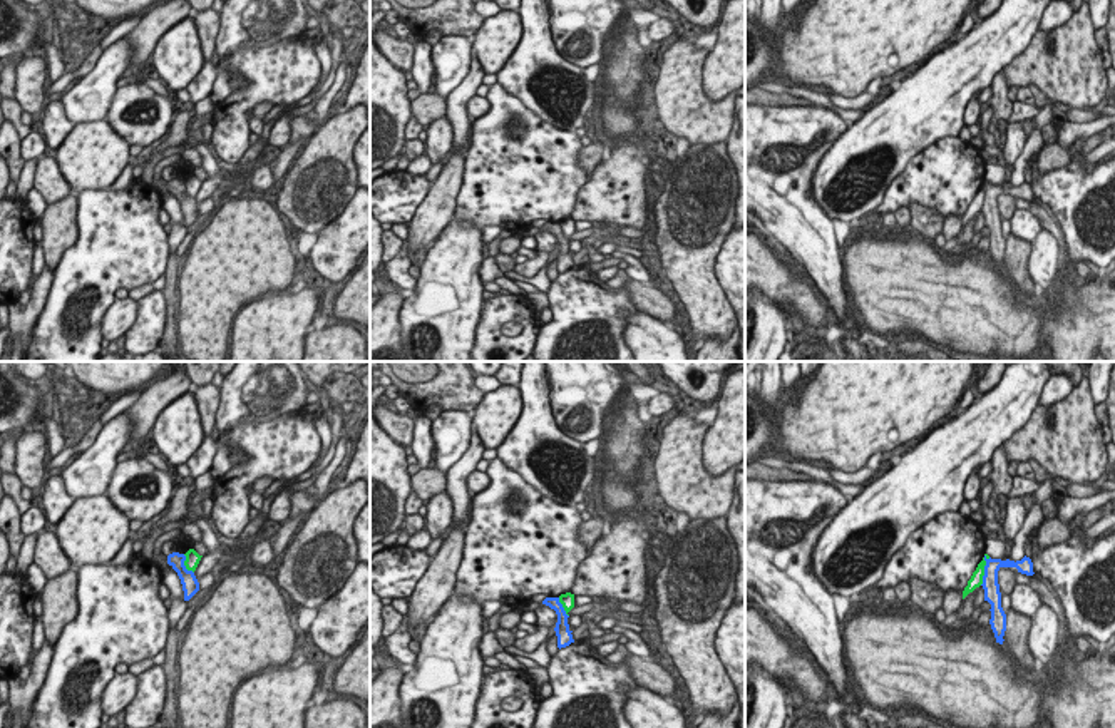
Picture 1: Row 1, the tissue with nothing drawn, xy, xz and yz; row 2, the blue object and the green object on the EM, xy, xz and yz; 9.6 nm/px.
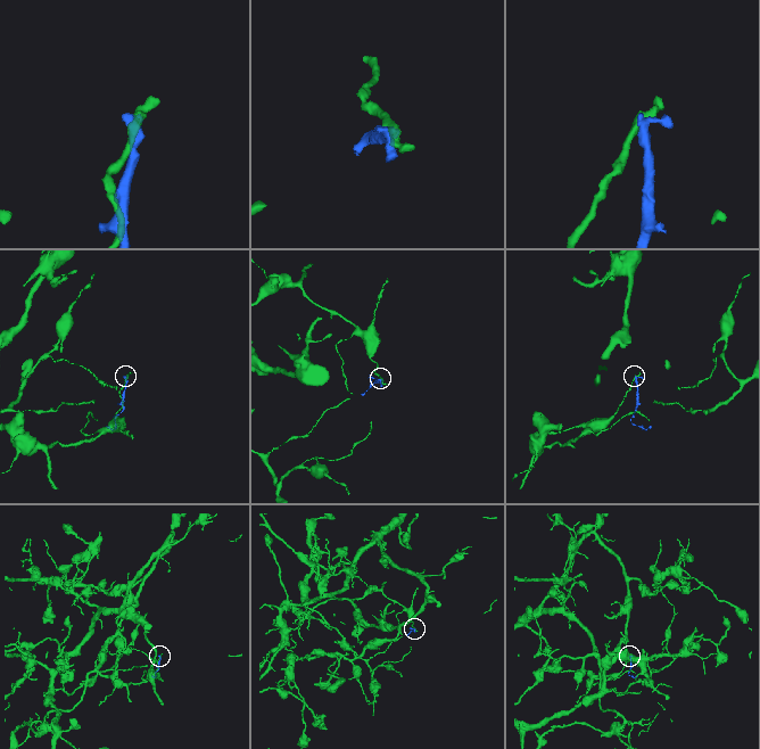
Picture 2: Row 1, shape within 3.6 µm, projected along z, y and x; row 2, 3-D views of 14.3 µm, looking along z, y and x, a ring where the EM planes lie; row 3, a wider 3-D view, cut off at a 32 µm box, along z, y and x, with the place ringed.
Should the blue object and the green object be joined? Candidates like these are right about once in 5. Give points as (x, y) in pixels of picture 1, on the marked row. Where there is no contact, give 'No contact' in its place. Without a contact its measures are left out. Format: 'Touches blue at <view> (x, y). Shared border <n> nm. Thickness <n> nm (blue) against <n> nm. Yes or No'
Touches blue at yz (985, 569). Shared border 300 nm. Thickness 160 nm (blue) against 130 nm. No

